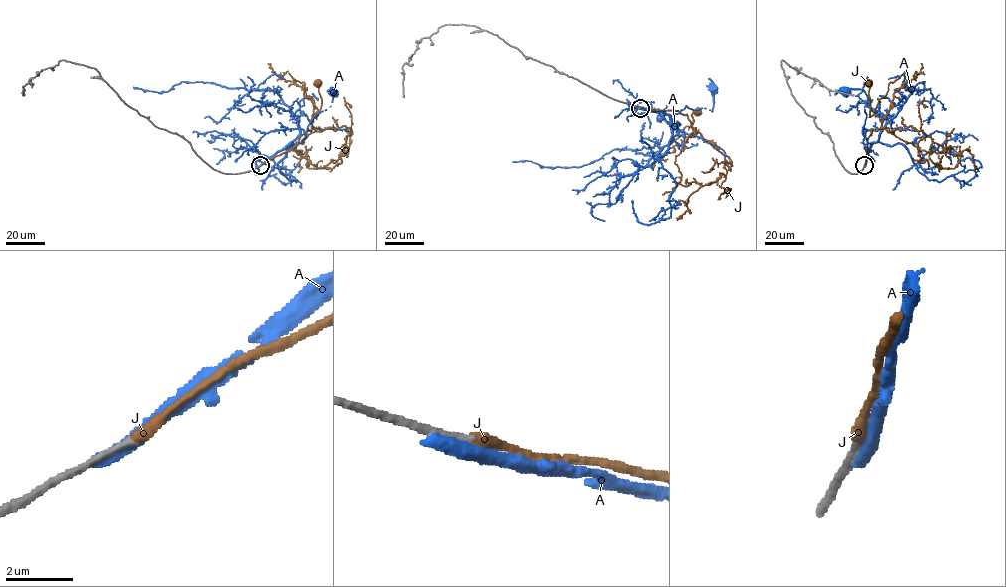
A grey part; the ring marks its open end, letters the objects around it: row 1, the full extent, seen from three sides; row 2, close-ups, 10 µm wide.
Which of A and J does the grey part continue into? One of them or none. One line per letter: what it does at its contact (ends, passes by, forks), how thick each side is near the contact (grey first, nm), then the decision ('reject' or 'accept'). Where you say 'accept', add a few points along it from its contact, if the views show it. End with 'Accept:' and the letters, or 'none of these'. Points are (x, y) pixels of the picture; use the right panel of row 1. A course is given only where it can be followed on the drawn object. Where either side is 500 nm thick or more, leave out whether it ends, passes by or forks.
A: 320 nm thick on the grey side, 500 nm on the other; reject
J: it ends there; 240 nm thick on the grey side, 380 nm on the other; accept; it runs (864, 165), (871, 129), (877, 130), (881, 122), (878, 116), (869, 117), (868, 83)
Accept: J

